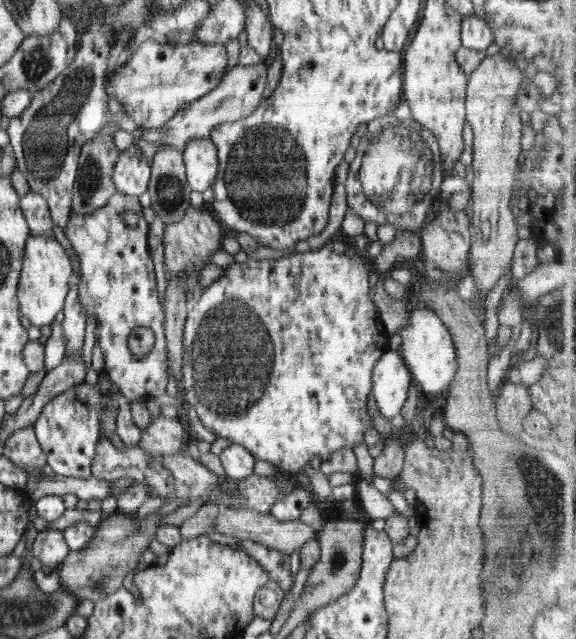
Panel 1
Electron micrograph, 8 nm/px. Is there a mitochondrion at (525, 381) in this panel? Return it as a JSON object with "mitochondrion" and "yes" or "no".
{"mitochondrion":"no"}

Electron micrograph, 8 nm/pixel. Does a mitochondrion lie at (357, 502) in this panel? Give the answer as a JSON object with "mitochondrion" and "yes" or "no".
{"mitochondrion":"no"}

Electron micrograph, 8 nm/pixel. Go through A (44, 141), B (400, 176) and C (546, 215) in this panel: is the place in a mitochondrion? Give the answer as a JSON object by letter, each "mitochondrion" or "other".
{"A":"mitochondrion","B":"mitochondrion","C":"other"}

